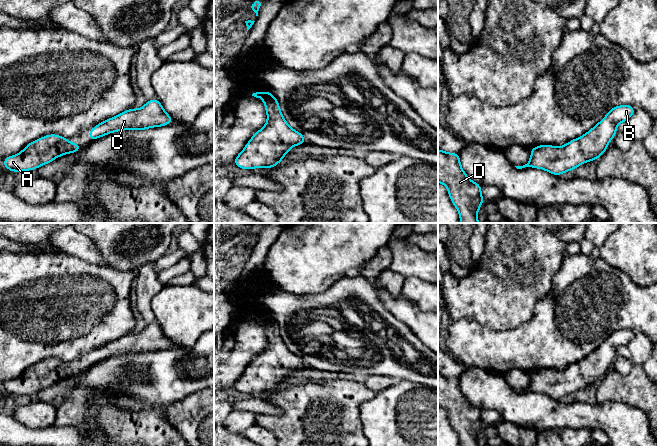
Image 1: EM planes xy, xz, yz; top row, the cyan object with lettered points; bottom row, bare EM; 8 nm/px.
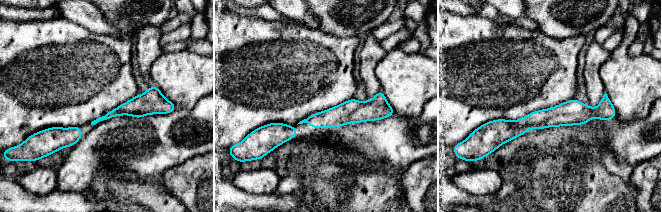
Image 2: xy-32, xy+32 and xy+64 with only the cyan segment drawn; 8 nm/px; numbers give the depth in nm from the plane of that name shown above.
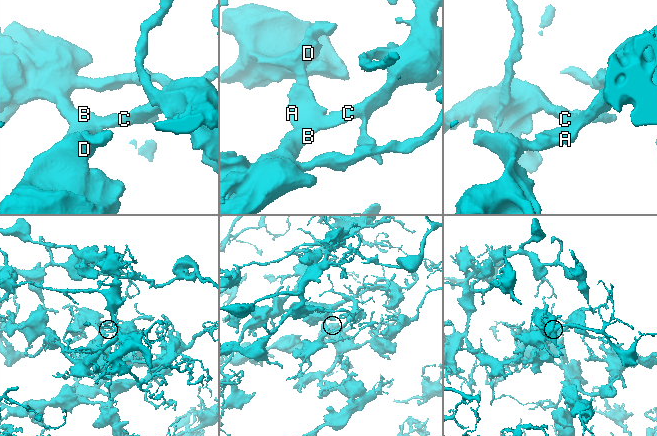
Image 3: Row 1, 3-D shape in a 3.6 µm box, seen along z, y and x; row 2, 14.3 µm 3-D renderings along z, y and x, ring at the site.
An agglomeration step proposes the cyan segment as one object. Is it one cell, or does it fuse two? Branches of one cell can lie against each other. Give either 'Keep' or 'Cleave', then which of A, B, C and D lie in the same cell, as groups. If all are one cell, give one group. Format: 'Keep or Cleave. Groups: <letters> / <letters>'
Keep. Groups: A B C D

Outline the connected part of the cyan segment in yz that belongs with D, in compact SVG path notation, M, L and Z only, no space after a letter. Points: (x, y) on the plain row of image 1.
M438 373L438 406L447 411L461 447L479 447L477 437L484 427L482 409L468 402L461 391L459 378Z

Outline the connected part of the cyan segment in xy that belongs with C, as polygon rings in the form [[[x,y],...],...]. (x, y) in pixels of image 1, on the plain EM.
[[[157,322],[150,324],[140,333],[129,333],[94,350],[88,361],[95,364],[112,356],[121,354],[145,354],[147,352],[165,350],[173,343],[163,333]]]

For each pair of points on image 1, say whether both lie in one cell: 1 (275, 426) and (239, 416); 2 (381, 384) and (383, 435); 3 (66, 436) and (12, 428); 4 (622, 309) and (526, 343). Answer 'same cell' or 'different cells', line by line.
1: different cells
2: different cells
3: same cell
4: same cell

